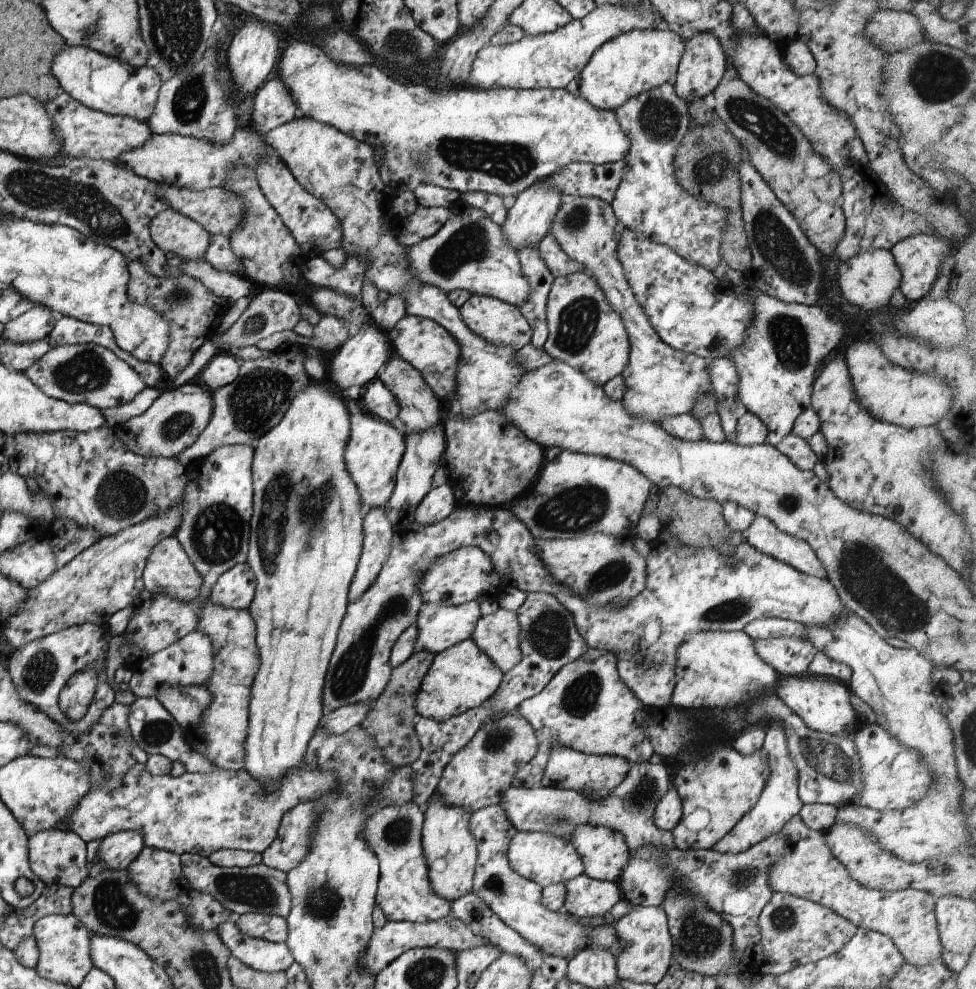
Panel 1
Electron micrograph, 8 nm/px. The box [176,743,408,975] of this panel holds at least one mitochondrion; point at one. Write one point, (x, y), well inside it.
(250, 890)

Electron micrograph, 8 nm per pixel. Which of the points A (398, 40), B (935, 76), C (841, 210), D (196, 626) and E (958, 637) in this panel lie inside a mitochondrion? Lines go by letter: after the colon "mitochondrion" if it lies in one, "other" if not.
A: mitochondrion
B: mitochondrion
C: other
D: other
E: mitochondrion

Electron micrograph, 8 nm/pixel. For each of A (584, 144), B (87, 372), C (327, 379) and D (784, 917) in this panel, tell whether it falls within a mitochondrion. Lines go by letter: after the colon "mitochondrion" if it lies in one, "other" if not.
A: other
B: mitochondrion
C: other
D: mitochondrion

